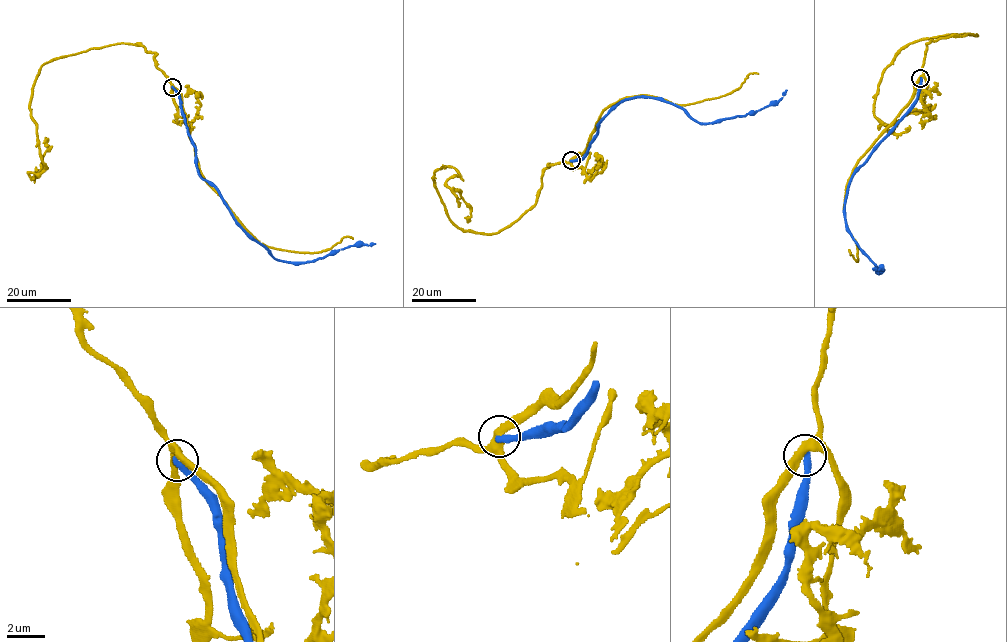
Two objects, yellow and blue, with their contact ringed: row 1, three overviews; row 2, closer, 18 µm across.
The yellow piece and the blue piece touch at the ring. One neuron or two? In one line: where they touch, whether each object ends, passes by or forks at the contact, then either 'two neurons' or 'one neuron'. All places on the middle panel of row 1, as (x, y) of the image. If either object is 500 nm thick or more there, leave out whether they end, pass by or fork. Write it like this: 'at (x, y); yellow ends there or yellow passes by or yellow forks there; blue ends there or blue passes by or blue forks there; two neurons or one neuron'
at (571, 160); yellow forks there; blue ends there; two neurons

